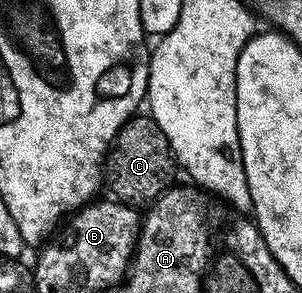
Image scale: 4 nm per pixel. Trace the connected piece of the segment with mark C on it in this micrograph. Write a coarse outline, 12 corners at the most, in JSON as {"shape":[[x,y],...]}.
{"shape":[[151,115],[112,139],[102,180],[121,204],[148,206],[178,165]]}

